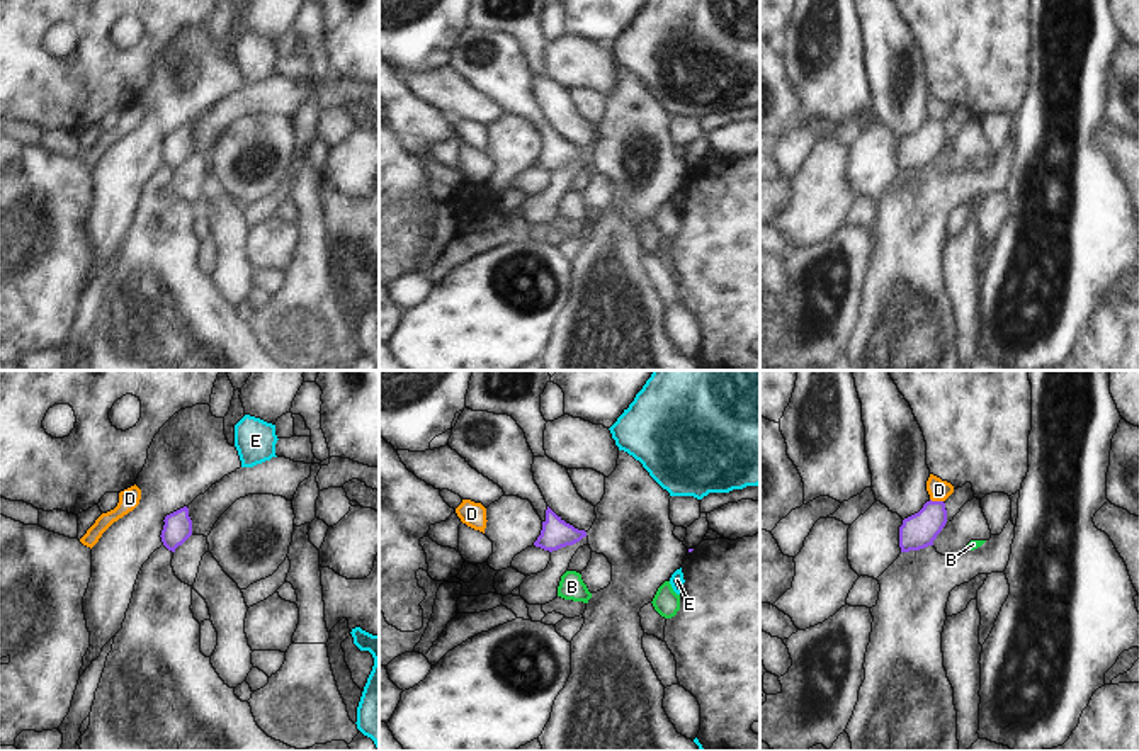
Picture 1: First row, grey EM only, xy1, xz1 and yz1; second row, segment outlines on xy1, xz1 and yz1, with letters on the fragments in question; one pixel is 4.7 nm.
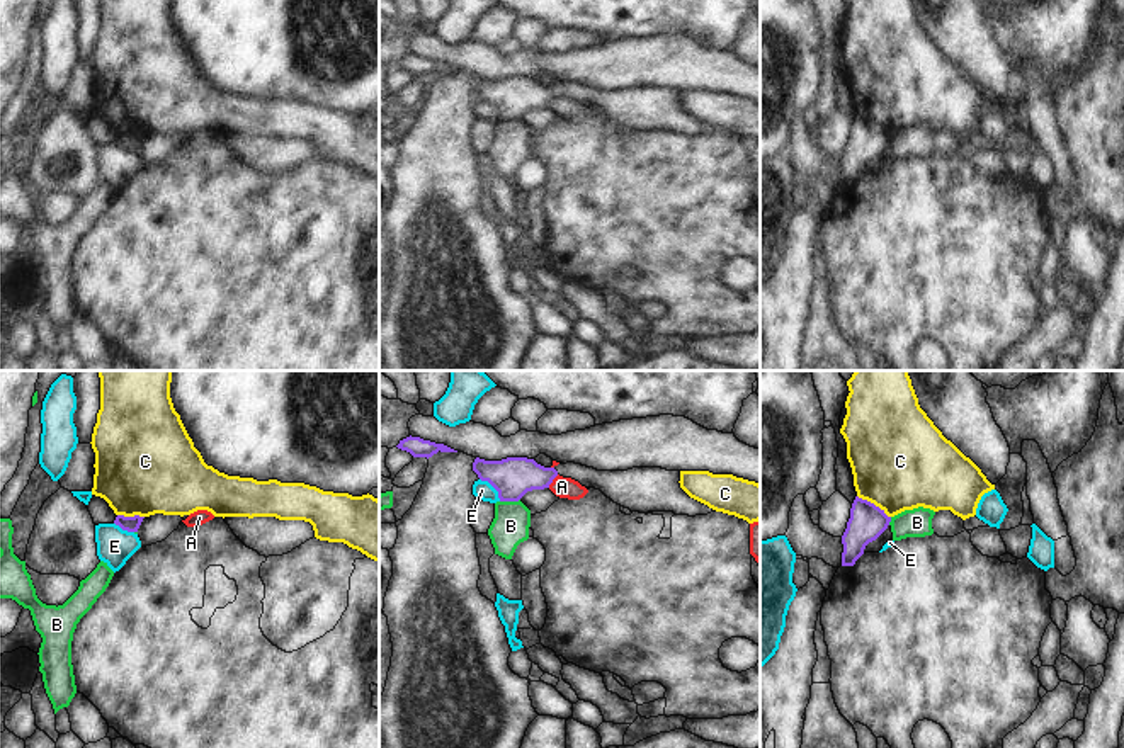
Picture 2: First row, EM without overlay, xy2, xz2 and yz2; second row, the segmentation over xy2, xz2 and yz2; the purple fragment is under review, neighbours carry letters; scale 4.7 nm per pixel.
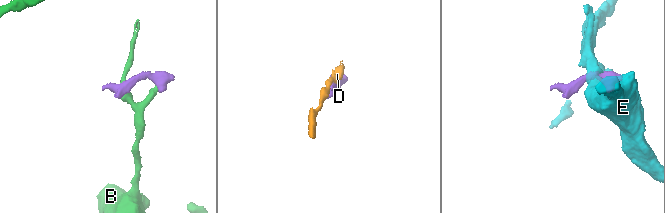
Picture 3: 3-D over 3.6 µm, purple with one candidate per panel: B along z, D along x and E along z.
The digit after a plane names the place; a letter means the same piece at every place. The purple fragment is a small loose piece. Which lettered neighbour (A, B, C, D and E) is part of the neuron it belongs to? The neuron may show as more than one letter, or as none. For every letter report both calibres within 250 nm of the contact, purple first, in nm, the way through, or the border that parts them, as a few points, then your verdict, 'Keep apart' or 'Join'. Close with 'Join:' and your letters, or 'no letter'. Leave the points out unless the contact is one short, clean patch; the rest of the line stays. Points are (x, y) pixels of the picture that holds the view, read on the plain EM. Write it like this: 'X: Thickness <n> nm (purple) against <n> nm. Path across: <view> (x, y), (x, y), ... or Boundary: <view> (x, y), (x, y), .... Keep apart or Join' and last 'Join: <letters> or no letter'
A: Thickness 190 nm (purple) against 100 nm. Boundary: xz2 (558, 94), (548, 106). Keep apart
B: Thickness 190 nm (purple) against 180 nm. Keep apart
C: Thickness 170 nm (purple) against 460 nm. Boundary: yz2 (857, 114), (878, 124), (890, 136). Keep apart
D: Thickness 160 nm (purple) against 100 nm. Boundary: yz1 (930, 118), (942, 121). Keep apart
E: Thickness 190 nm (purple) against 90 nm. Boundary: xz2 (480, 97), (497, 111), (500, 119). Keep apart
Join: no letter

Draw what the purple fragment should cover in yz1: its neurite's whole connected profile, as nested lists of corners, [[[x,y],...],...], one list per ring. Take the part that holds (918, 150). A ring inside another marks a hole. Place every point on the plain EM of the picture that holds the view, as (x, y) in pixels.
[[[926,121],[923,127],[904,138],[899,146],[901,172],[920,170],[933,165],[933,160],[947,143],[947,129],[944,121]]]

